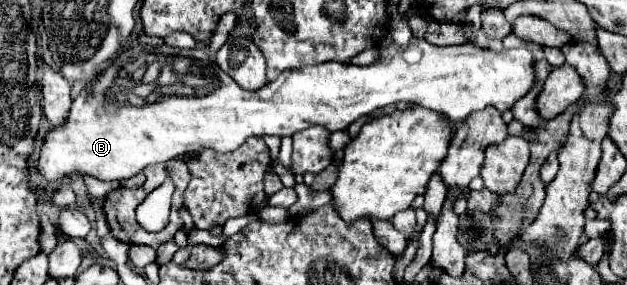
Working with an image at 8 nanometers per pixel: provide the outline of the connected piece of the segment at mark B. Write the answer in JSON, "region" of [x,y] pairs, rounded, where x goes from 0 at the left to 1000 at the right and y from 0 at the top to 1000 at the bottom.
{"region":[[[659,126],[646,175],[636,154],[608,168],[604,204],[589,232],[515,218],[480,246],[448,253],[442,281],[404,323],[381,309],[368,281],[368,267],[352,260],[352,302],[327,344],[263,337],[257,358],[231,365],[225,379],[171,351],[164,344],[164,330],[129,330],[116,351],[104,442],[97,442],[94,456],[88,449],[75,470],[59,582],[65,618],[88,646],[94,646],[110,611],[142,611],[155,632],[196,632],[222,611],[228,589],[247,568],[266,568],[292,540],[314,540],[327,519],[372,533],[400,477],[467,477],[470,463],[480,463],[502,435],[518,442],[525,463],[550,456],[569,414],[633,358],[671,365],[694,393],[707,393],[722,435],[729,435],[738,428],[751,393],[770,386],[777,372],[786,372],[796,393],[815,386],[828,344],[847,323],[853,281],[853,204],[841,168],[783,175],[764,168],[754,147],[742,147],[732,161],[691,161],[681,140]]]}

